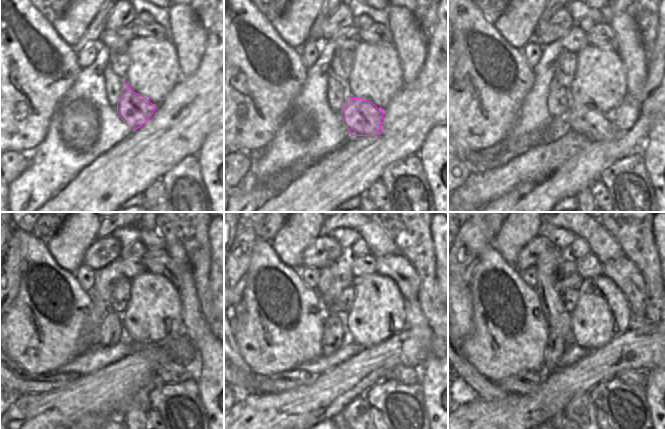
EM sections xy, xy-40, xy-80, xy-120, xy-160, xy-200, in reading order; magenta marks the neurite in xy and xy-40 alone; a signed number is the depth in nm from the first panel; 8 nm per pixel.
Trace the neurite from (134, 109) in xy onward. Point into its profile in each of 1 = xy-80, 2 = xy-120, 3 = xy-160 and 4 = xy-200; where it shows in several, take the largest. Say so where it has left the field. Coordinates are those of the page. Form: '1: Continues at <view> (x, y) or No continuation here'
1: Continues at xy-80 (587, 120)
2: Continues at xy-120 (167, 372)
3: Continues at xy-160 (407, 376)
4: Continues at xy-200 (638, 378).

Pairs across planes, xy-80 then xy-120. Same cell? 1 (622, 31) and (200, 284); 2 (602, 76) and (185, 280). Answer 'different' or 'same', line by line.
1: different
2: different

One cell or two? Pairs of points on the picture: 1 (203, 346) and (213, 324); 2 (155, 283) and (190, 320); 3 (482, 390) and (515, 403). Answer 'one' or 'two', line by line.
1: two
2: two
3: two

